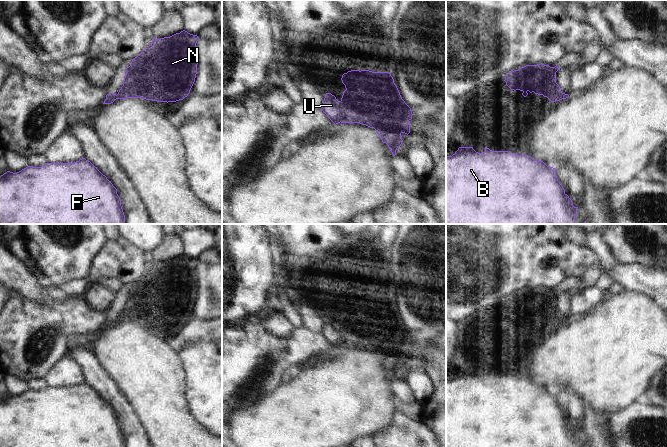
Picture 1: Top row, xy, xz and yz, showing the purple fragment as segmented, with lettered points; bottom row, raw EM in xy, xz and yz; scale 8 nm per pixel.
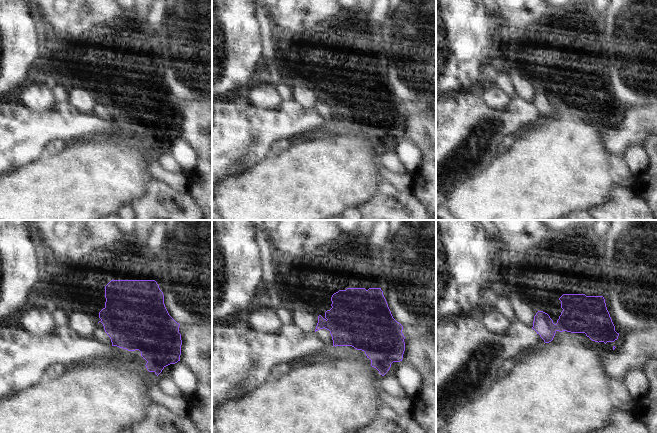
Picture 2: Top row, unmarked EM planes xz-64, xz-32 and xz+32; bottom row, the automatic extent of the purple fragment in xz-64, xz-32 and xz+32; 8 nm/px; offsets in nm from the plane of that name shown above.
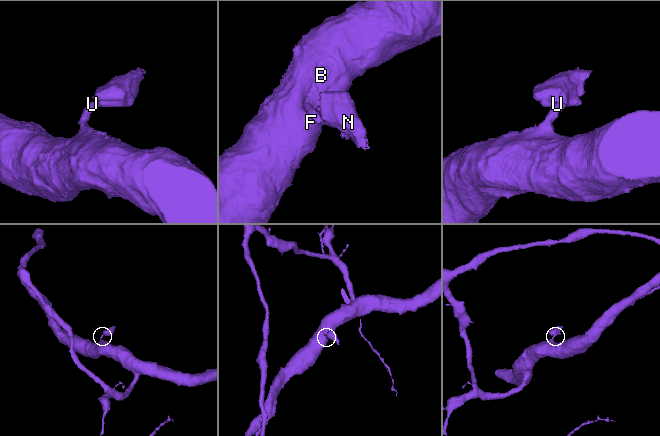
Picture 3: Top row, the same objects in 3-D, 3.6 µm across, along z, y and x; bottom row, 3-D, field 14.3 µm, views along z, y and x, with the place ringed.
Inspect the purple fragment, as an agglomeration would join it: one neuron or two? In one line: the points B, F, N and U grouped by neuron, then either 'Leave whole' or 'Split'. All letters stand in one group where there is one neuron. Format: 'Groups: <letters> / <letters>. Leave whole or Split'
Groups: B F U / N. Split

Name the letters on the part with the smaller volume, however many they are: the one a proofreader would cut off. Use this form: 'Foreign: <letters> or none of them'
Foreign: N

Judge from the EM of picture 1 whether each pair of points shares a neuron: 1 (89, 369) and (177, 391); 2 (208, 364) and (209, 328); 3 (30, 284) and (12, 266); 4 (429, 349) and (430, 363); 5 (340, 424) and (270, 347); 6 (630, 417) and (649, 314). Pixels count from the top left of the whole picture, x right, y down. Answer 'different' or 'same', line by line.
1: different
2: different
3: same
4: same
5: different
6: different

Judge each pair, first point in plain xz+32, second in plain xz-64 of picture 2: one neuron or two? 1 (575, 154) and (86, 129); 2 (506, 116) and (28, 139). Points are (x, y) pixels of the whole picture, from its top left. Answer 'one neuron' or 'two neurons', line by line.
1: two neurons
2: one neuron

